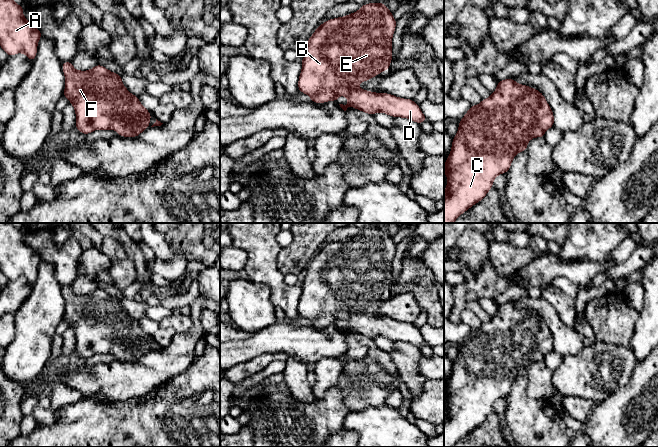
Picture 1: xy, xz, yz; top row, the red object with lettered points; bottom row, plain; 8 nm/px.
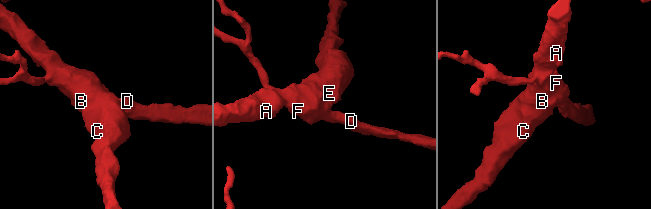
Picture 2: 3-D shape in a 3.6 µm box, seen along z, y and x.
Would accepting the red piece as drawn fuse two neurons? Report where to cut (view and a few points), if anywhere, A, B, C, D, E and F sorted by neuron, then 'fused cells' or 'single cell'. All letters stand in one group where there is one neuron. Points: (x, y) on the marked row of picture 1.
cut none; groups A B C D E F; single cell

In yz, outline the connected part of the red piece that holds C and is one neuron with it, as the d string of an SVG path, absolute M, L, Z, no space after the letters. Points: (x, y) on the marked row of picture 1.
M512 78L497 82L491 96L482 99L459 121L458 132L452 137L452 147L444 164L444 173L448 178L444 191L444 223L454 221L473 205L480 202L493 187L493 180L502 173L507 173L512 160L519 152L527 150L528 142L535 137L544 138L545 131L554 126L554 115L544 95L527 85L518 84Z

